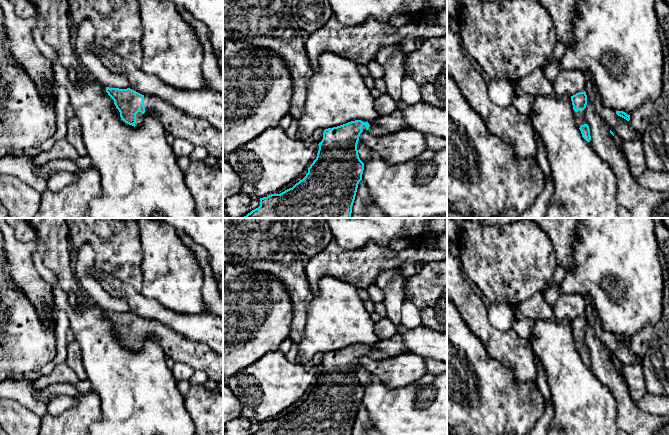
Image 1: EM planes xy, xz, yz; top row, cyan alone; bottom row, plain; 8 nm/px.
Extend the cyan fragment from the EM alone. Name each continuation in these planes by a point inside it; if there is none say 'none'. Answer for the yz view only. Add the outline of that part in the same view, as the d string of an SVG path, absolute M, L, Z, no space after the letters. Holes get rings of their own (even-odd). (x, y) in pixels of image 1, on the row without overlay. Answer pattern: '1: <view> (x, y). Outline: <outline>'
1: yz (580, 339). Outline: M585 333L579 334L578 336L574 335L574 340L575 340L576 348L578 352L580 352L581 349L587 348L587 345L585 343Z

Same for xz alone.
1: xz (386, 348). Outline: M397 333L389 339L384 339L374 346L368 346L370 351L367 354L365 349L362 350L363 356L379 361L392 356L406 353L401 336Z

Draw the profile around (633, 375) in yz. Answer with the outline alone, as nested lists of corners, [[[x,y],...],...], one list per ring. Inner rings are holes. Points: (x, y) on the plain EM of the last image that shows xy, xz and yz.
[[[619,364],[618,366],[632,399],[636,402],[643,399],[648,394],[648,391],[641,365]]]

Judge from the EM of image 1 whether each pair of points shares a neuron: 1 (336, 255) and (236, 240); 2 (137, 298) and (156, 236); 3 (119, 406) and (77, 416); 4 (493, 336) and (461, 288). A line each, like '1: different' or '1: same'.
1: different
2: different
3: different
4: same

